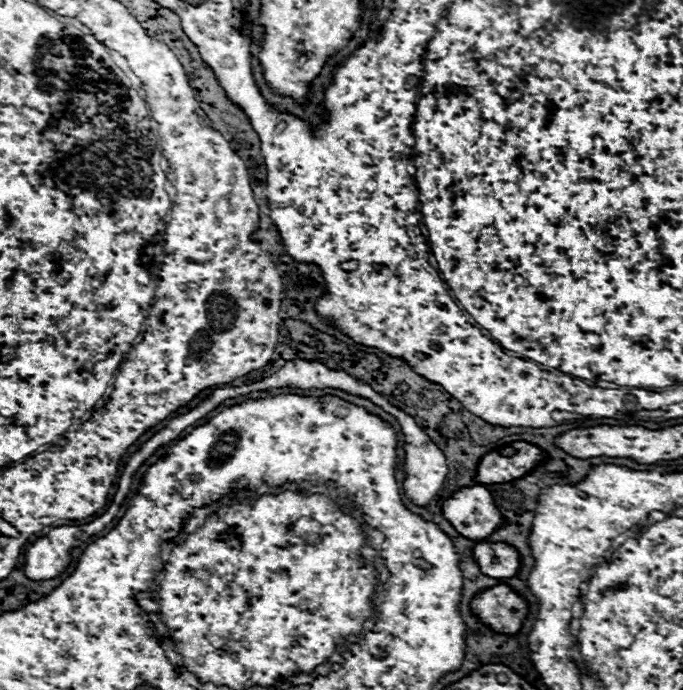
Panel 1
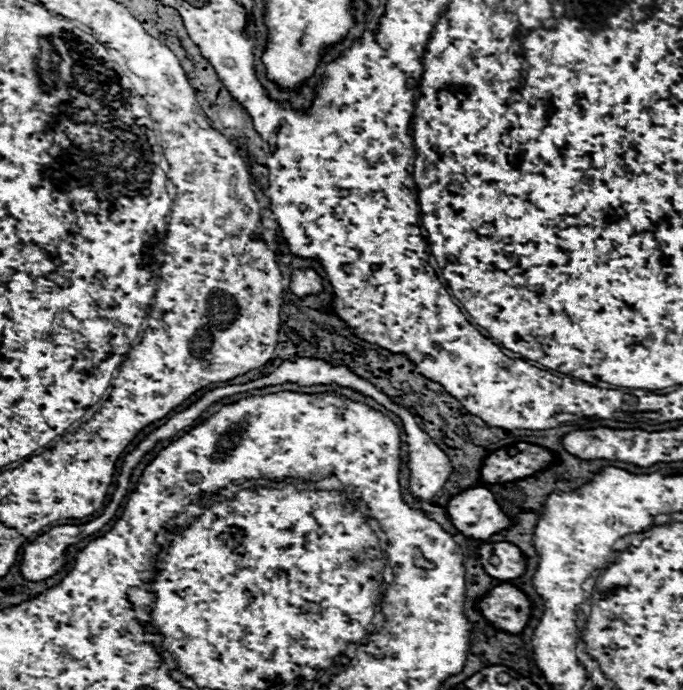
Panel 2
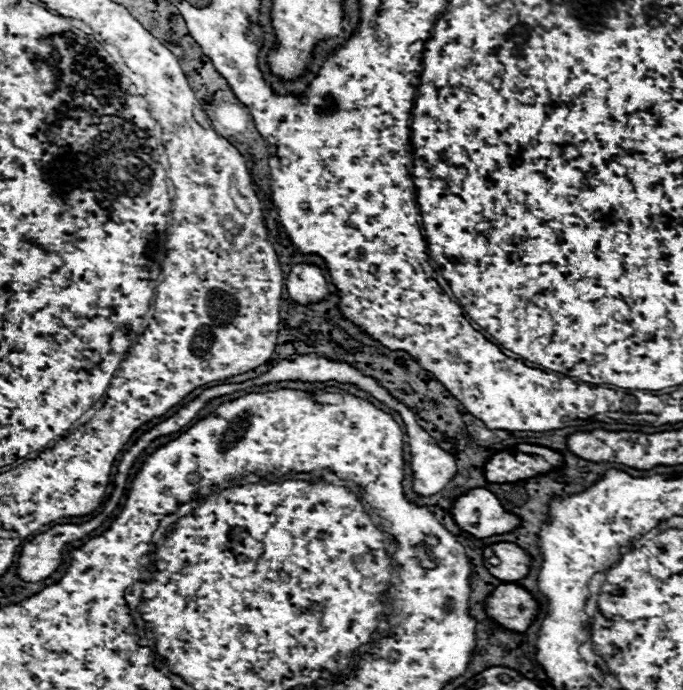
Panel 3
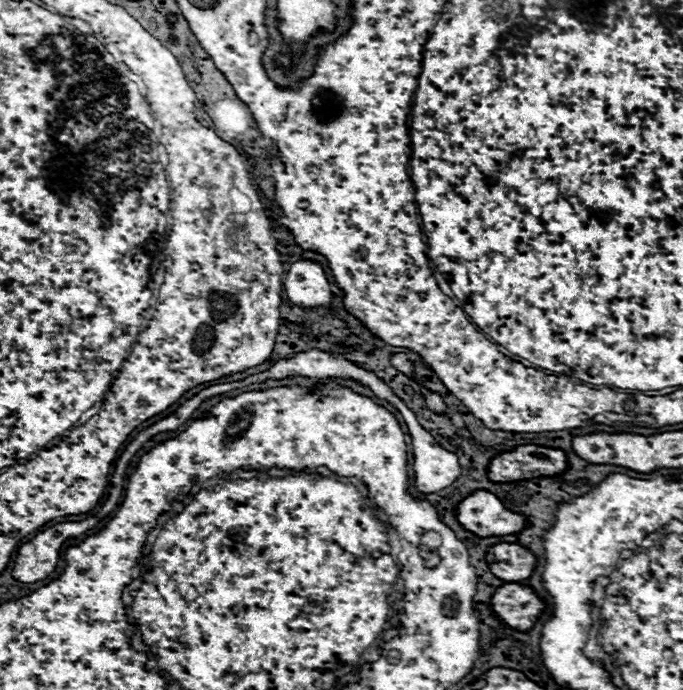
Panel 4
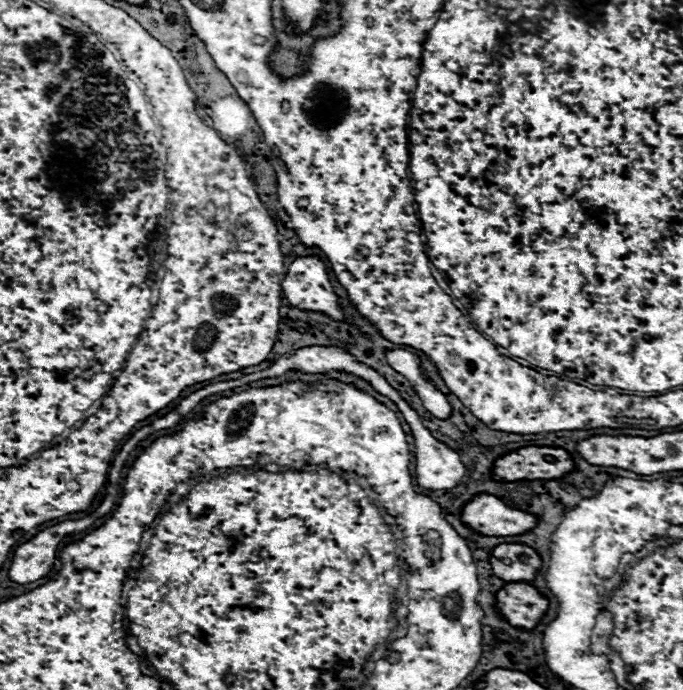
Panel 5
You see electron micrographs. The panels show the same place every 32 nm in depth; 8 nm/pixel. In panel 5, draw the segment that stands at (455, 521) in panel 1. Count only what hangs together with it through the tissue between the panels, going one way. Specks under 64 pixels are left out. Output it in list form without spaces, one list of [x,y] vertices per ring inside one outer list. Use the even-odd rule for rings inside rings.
[[[478,494],[462,510],[462,522],[488,536],[518,536],[538,526],[538,518],[506,506],[492,494]]]

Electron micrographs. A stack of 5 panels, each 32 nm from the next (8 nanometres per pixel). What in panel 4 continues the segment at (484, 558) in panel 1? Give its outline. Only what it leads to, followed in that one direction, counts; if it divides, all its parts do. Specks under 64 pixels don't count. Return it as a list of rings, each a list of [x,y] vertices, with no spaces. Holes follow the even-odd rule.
[[[496,544],[488,550],[488,564],[492,574],[504,582],[522,582],[532,576],[538,558],[520,544]]]

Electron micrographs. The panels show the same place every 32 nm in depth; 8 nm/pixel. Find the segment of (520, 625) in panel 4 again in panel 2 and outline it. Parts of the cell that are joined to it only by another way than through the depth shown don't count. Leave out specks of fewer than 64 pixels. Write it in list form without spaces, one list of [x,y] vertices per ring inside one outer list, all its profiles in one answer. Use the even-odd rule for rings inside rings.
[[[500,584],[478,602],[484,618],[498,630],[520,634],[532,616],[532,600],[512,584]]]

